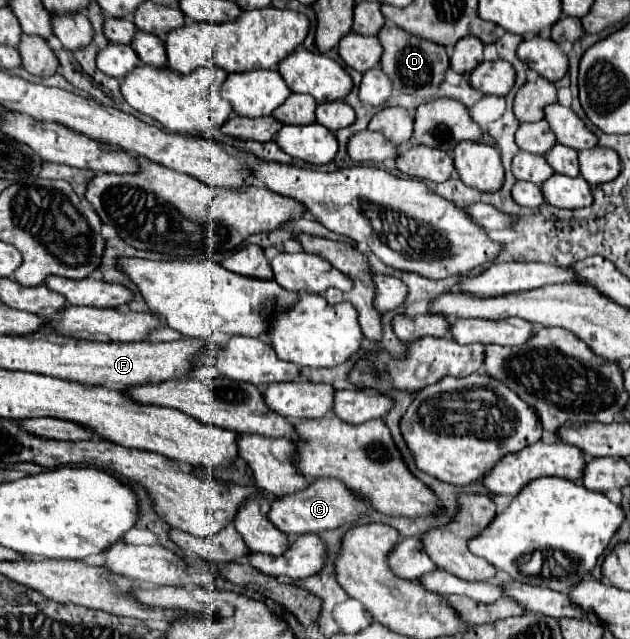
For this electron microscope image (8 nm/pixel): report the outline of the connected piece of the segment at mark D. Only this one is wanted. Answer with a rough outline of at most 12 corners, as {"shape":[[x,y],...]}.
{"shape":[[385,24],[379,66],[397,92],[439,86],[441,44]]}

